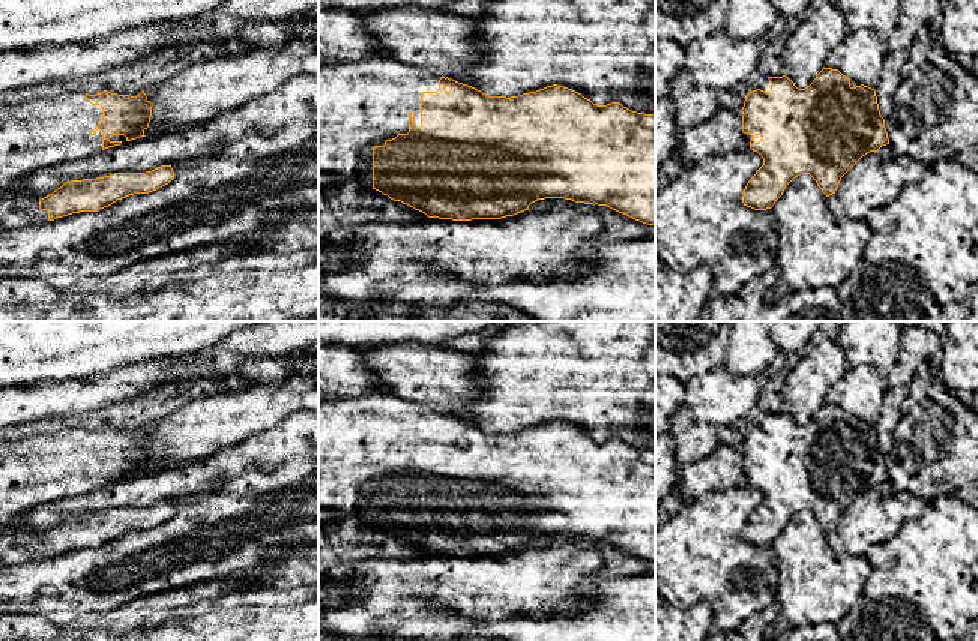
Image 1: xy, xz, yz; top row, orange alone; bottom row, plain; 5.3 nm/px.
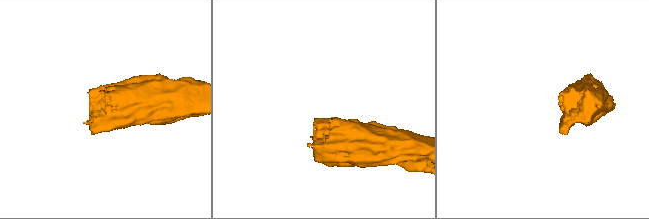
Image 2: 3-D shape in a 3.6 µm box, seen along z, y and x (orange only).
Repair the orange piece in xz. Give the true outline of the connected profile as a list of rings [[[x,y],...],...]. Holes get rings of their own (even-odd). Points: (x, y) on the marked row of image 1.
[[[373,54],[355,62],[318,63],[318,173],[352,177],[373,189],[425,213],[428,218],[472,221],[514,216],[538,200],[565,198],[575,203],[607,206],[635,221],[655,227],[655,114],[632,111],[619,102],[596,105],[581,93],[563,86],[547,86],[518,96],[488,96],[452,78],[409,66],[392,56]]]

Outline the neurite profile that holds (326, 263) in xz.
[[[320,255],[318,257],[318,275],[328,270],[338,270],[343,264],[343,258],[338,255]]]

